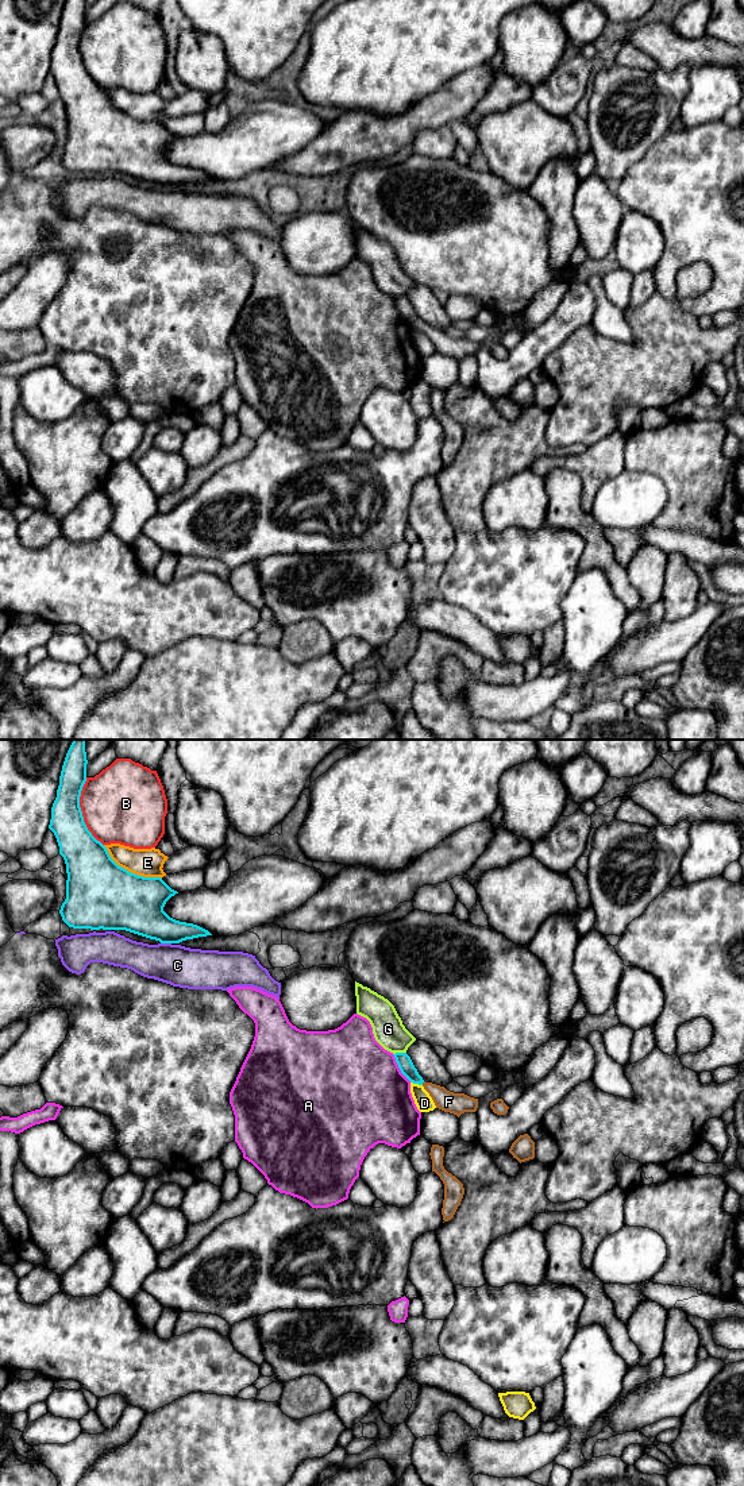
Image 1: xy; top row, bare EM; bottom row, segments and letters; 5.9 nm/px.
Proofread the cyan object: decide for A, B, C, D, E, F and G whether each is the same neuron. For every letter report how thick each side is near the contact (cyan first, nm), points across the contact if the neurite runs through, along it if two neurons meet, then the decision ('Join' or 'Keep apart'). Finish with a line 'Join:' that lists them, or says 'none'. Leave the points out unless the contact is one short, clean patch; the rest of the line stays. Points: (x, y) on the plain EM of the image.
A: Thickness 90 nm (cyan) against 500 nm. Keep apart
B: Thickness 240 nm (cyan) against 460 nm. Keep apart
C: Thickness 280 nm (cyan) against 240 nm. Keep apart
D: Thickness 90 nm (cyan) against 110 nm. Keep apart
E: Thickness 400 nm (cyan) against 170 nm. Keep apart
F: Thickness 90 nm (cyan) against 130 nm. Path across: xy (403, 304), (407, 312), (423, 325), (448, 346). Join
G: Thickness 90 nm (cyan) against 190 nm. Keep apart
Join: F

